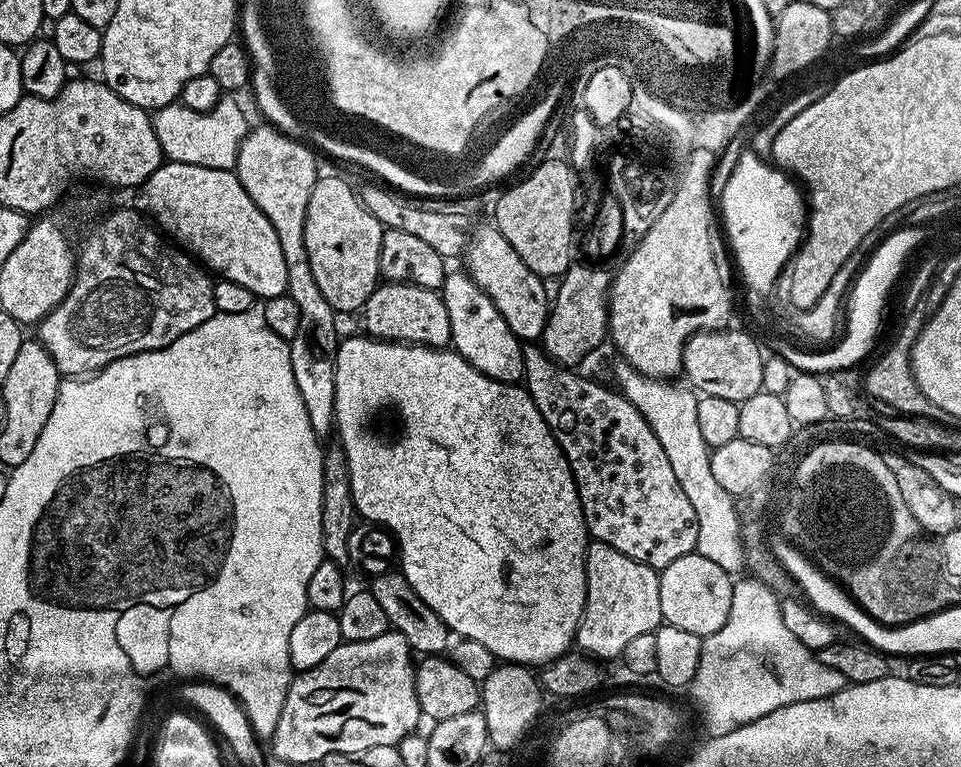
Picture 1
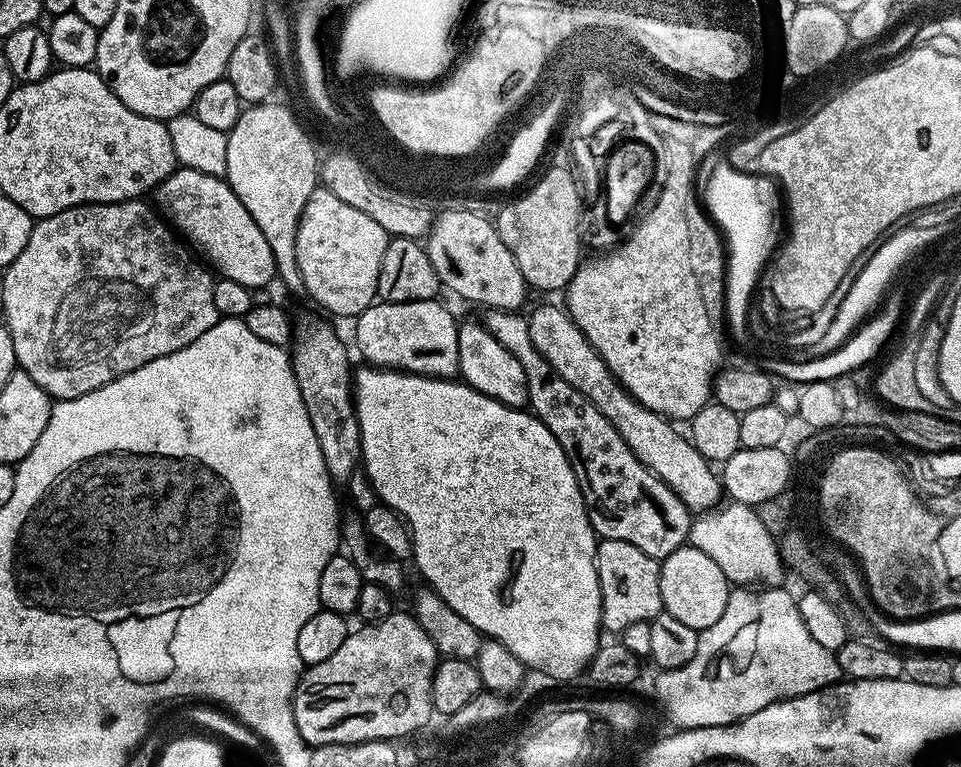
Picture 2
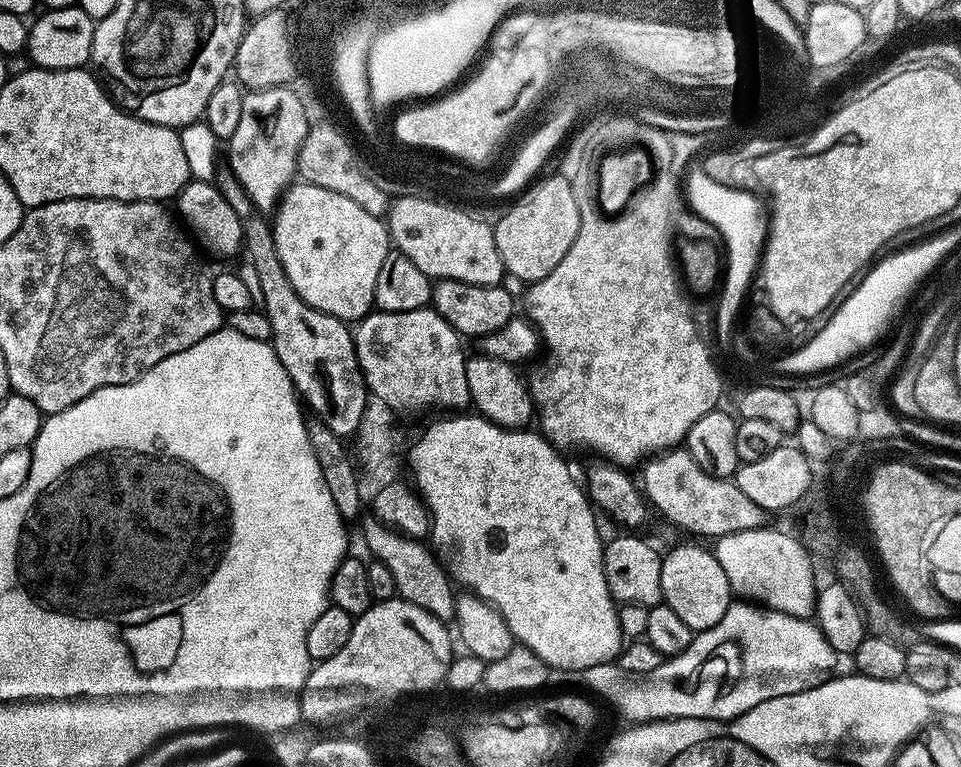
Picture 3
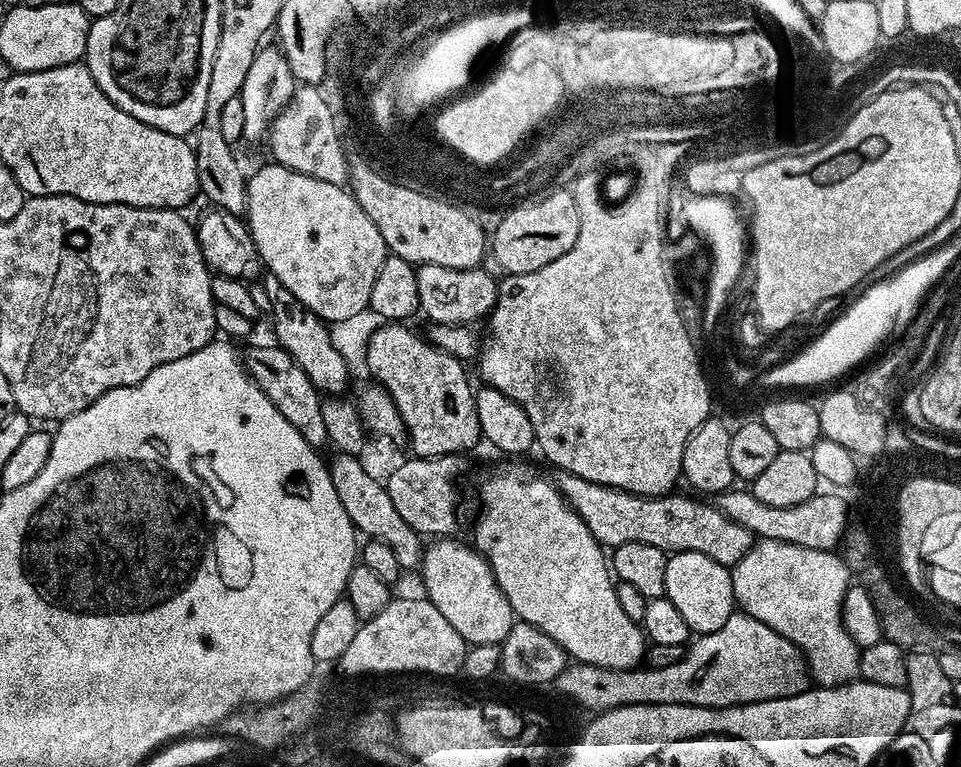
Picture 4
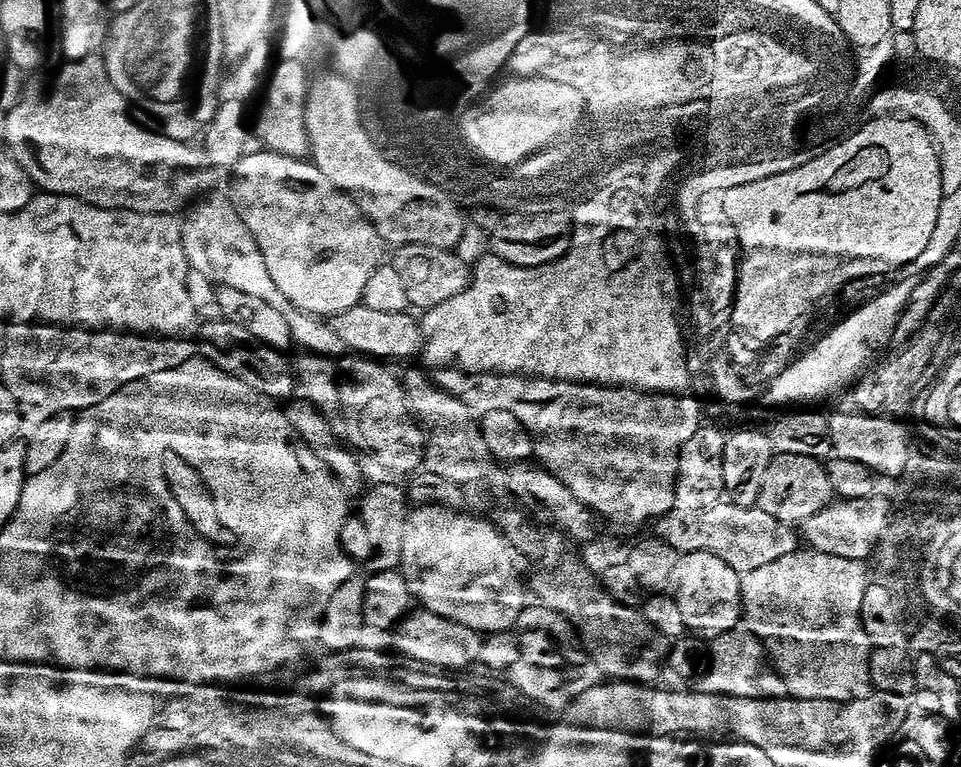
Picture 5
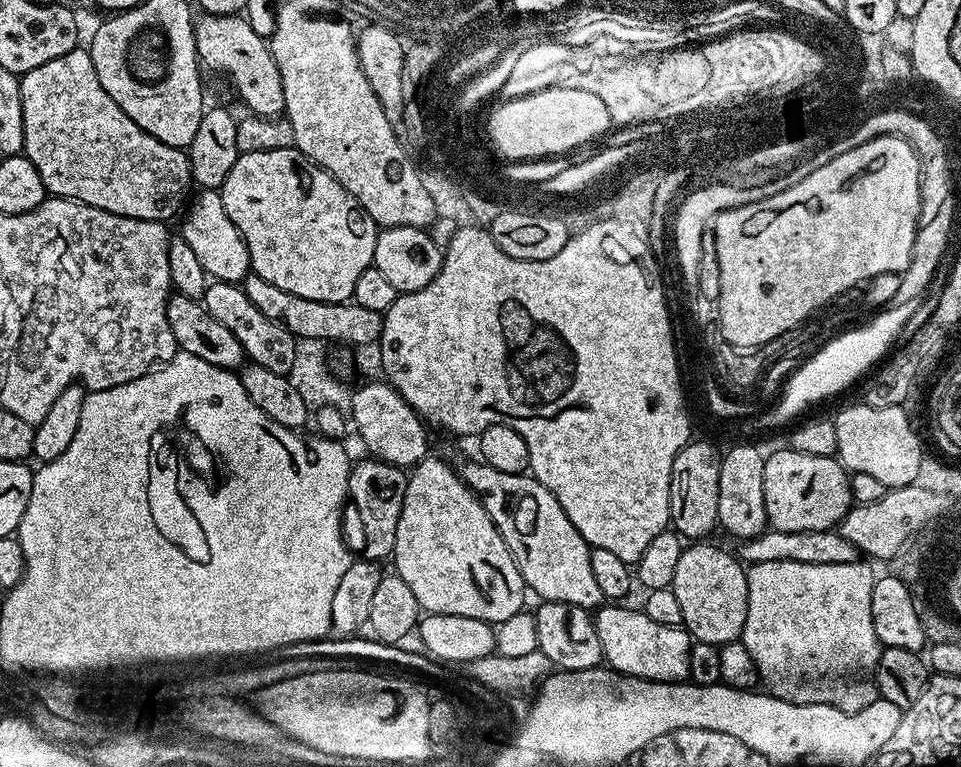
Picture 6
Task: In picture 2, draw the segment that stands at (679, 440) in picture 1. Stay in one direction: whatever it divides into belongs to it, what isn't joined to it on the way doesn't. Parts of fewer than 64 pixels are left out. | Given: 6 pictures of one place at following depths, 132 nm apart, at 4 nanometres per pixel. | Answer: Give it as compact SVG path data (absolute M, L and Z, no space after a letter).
M728 502L713 511L699 513L692 521L688 544L702 550L706 558L714 558L718 570L736 586L776 586L786 576L777 537L769 532L759 511L750 504Z

